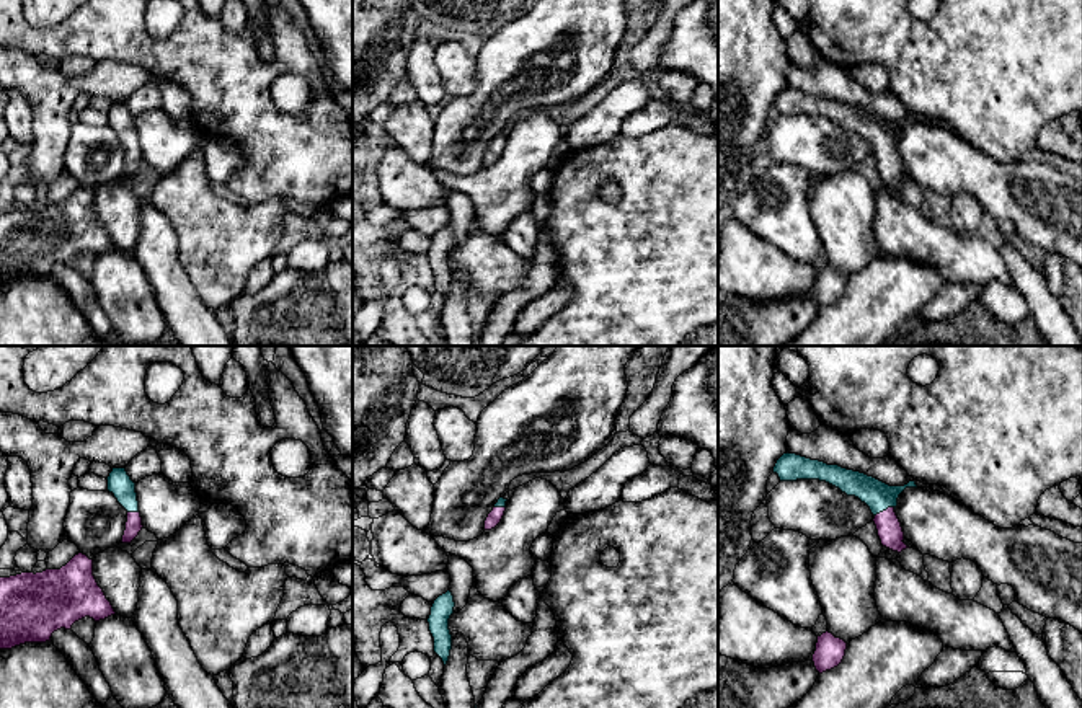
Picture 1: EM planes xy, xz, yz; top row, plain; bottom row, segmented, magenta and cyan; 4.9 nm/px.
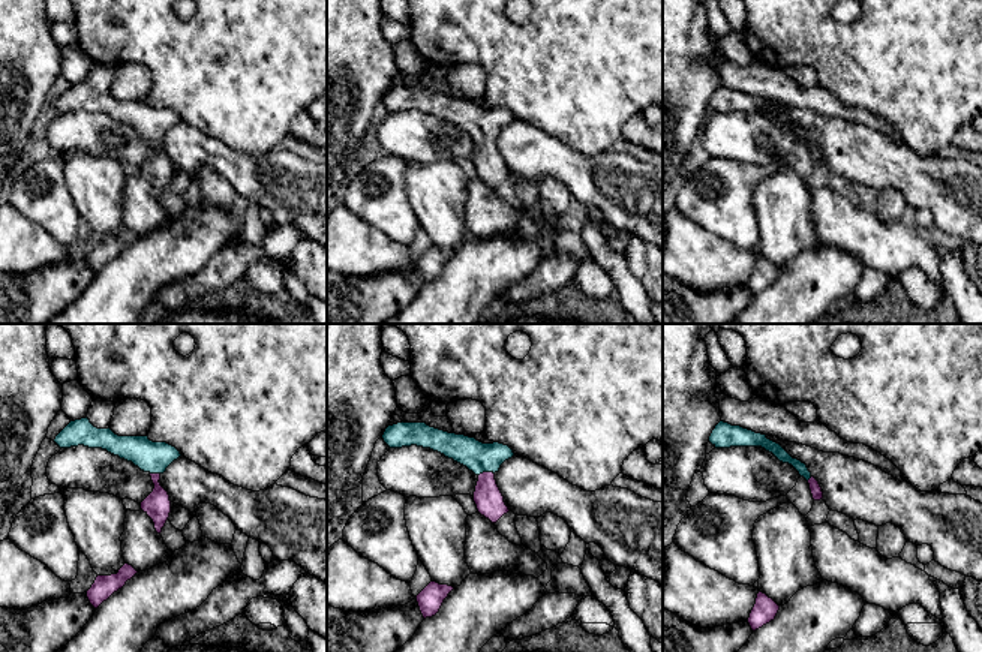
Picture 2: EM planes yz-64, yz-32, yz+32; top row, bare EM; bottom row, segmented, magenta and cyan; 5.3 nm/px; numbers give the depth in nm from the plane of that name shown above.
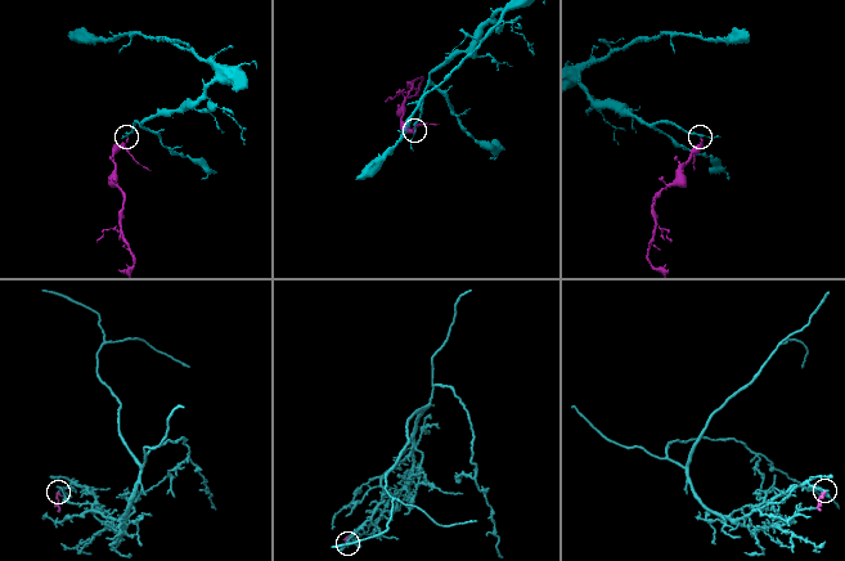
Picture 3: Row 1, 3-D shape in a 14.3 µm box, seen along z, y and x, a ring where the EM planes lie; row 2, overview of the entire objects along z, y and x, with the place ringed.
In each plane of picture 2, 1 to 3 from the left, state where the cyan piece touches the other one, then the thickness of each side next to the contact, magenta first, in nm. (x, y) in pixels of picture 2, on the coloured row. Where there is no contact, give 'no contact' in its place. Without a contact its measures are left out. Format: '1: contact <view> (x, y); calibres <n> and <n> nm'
1: contact yz-64 (155, 474); calibres 140 and 170 nm
2: contact yz-32 (486, 472); calibres 150 and 160 nm
3: contact yz+32 (810, 478); calibres 60 and 70 nm

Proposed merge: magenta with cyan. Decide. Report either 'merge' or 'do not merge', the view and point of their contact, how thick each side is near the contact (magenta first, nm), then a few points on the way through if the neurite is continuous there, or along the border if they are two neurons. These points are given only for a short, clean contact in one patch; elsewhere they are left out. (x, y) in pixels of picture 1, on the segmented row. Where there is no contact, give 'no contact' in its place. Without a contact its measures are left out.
merge | yz (886, 509) | 120/150 nm | across yz (888, 526), (886, 509), (878, 496)

